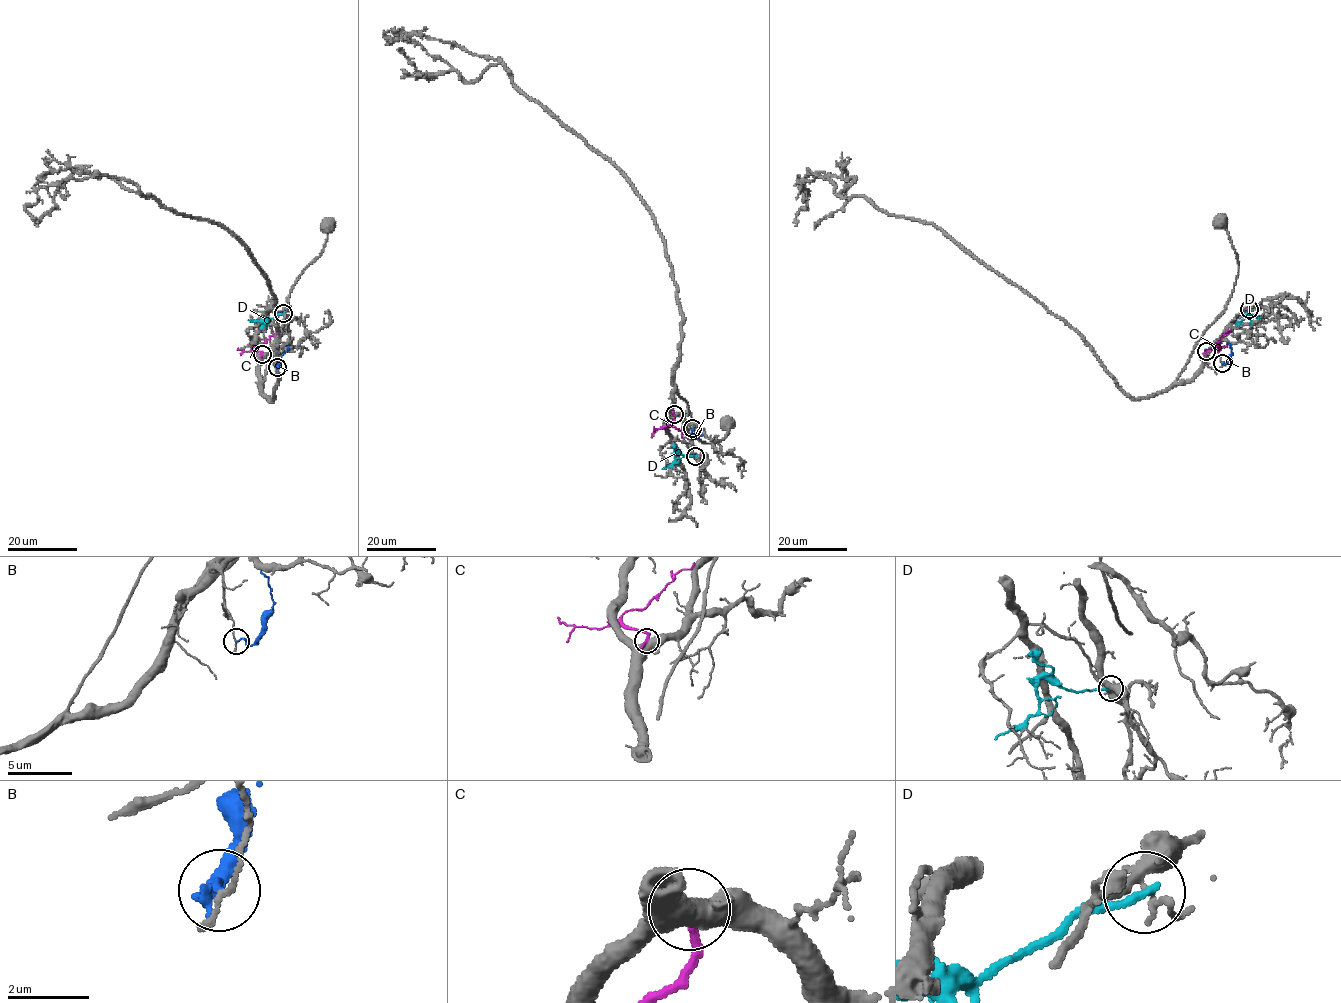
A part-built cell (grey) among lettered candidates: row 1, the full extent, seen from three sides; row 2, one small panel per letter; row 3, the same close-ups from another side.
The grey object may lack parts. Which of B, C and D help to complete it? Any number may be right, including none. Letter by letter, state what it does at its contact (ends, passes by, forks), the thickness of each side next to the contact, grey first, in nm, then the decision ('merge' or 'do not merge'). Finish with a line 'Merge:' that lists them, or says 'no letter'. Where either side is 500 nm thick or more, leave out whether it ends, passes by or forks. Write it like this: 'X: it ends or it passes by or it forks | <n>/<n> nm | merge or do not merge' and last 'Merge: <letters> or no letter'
B: it ends | 150/100 nm | do not merge
C: 500/240 nm | do not merge
D: it ends | 200/220 nm | do not merge
Merge: no letter

